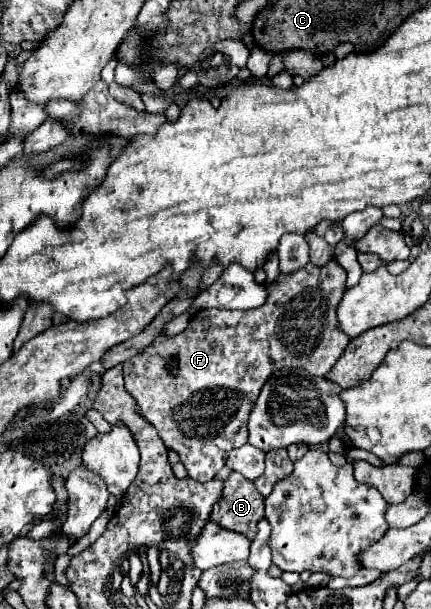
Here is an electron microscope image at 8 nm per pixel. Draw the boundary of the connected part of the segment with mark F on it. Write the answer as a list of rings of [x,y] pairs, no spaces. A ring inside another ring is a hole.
[[[330,261],[324,267],[308,263],[294,273],[280,273],[272,283],[272,295],[262,307],[250,311],[202,309],[190,319],[182,333],[176,337],[164,337],[160,333],[150,347],[122,363],[128,393],[136,399],[146,421],[156,427],[164,445],[180,455],[190,479],[202,483],[214,479],[226,465],[228,453],[246,443],[250,409],[262,385],[274,371],[282,367],[302,367],[312,375],[328,375],[350,343],[350,339],[336,329],[336,307],[344,291],[346,271],[338,261]]]

